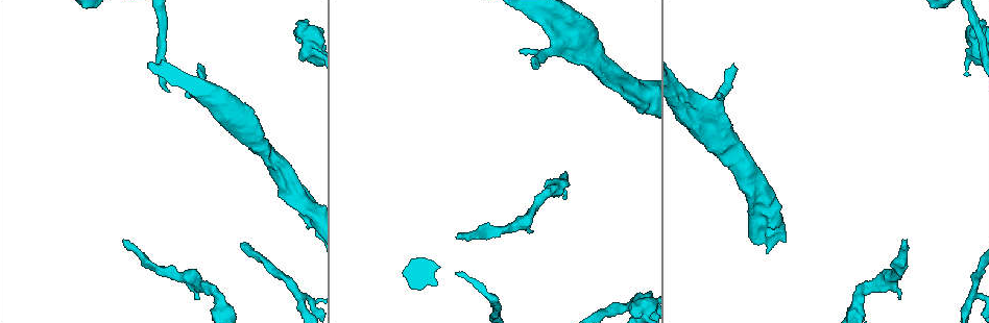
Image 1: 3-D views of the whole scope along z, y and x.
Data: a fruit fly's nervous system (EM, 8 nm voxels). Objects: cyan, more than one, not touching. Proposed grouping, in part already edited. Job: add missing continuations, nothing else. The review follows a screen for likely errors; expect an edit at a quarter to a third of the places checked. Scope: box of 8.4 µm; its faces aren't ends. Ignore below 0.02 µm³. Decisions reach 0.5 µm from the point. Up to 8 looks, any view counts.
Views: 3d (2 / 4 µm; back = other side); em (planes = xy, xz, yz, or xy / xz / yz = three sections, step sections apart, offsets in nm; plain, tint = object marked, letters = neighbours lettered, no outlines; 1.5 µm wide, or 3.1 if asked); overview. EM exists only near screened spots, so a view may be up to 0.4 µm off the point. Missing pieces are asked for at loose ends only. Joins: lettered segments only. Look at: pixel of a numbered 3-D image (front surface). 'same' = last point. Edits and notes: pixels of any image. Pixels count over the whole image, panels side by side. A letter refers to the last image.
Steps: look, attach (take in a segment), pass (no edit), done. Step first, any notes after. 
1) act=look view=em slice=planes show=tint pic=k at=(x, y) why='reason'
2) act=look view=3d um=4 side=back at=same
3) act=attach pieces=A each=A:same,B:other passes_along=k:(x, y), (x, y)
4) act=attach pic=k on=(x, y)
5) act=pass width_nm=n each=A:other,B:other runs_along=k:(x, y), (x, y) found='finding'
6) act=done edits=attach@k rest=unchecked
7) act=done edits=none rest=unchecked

act=look view=3d um=4 pic=1 at=(534, 66) why='branch stops here'

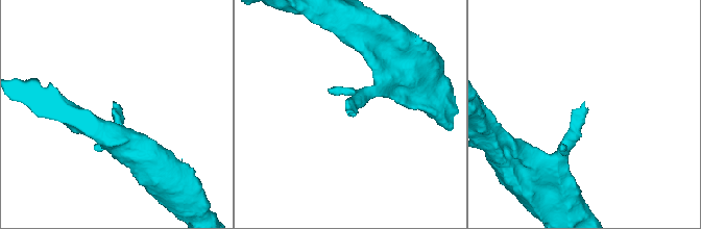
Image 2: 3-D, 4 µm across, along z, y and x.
act=look view=em slice=planes show=letters pic=2 at=(113, 102)

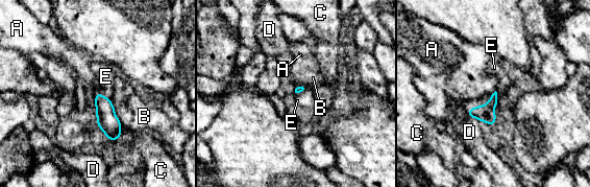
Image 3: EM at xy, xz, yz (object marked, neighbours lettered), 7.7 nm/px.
act=attach pieces=E each=A:other,B:other,C:other,D:other,E:same passes_along=3:(107, 121), (102, 95), (105, 76) found='it goes on there'

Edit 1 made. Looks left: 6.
act=look view=em slice=planes show=plain pic=1 at=(457, 238) why='an open end'

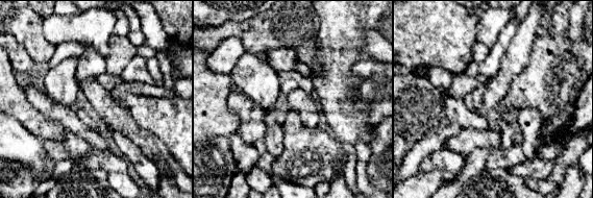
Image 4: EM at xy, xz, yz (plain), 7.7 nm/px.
act=look view=em slice=planes show=letters at=same

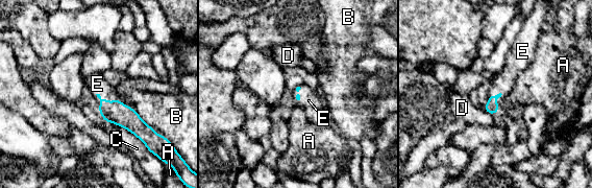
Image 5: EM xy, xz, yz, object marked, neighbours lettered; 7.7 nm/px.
act=attach pieces=E each=A:other,B:other,C:other,D:other,E:same passes_along=5:(117, 113), (105, 99), (97, 84) found='it goes on there'

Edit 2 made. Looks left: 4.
act=look view=overview

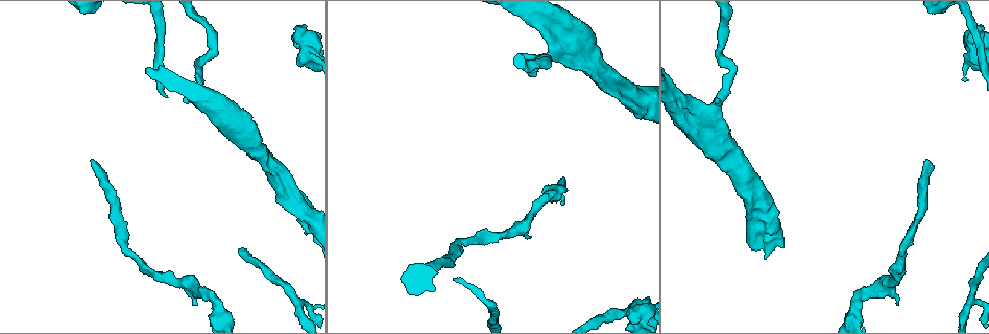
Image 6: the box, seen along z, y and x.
act=look view=3d um=2 pic=6 at=(896, 303) why='branch stops here'

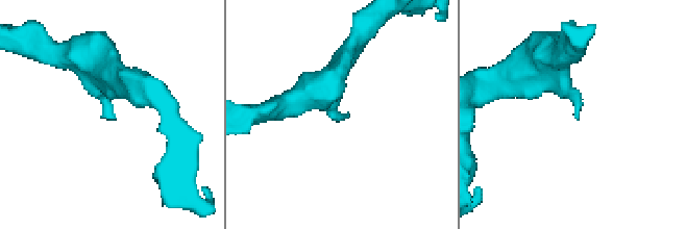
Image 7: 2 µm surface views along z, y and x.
act=look view=em slice=xz step=4 show=tint pic=7 at=(114, 118) why='now the EM'

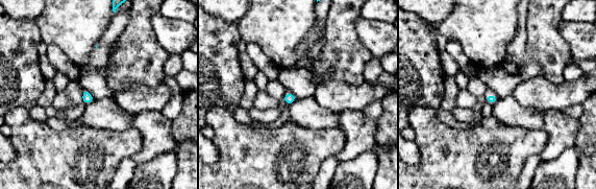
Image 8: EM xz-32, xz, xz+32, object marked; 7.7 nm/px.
act=look view=em slice=xy step=8 show=letters at=same

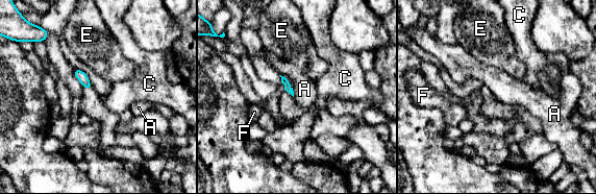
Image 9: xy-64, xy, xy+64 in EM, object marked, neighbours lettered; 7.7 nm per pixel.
act=pass each=A:other,C:other,E:other,F:other border=9:(280, 74), (290, 82), (294, 96) found='none of them fits'

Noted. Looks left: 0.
act=done edits=attach@3,attach@5 rest=unchecked

